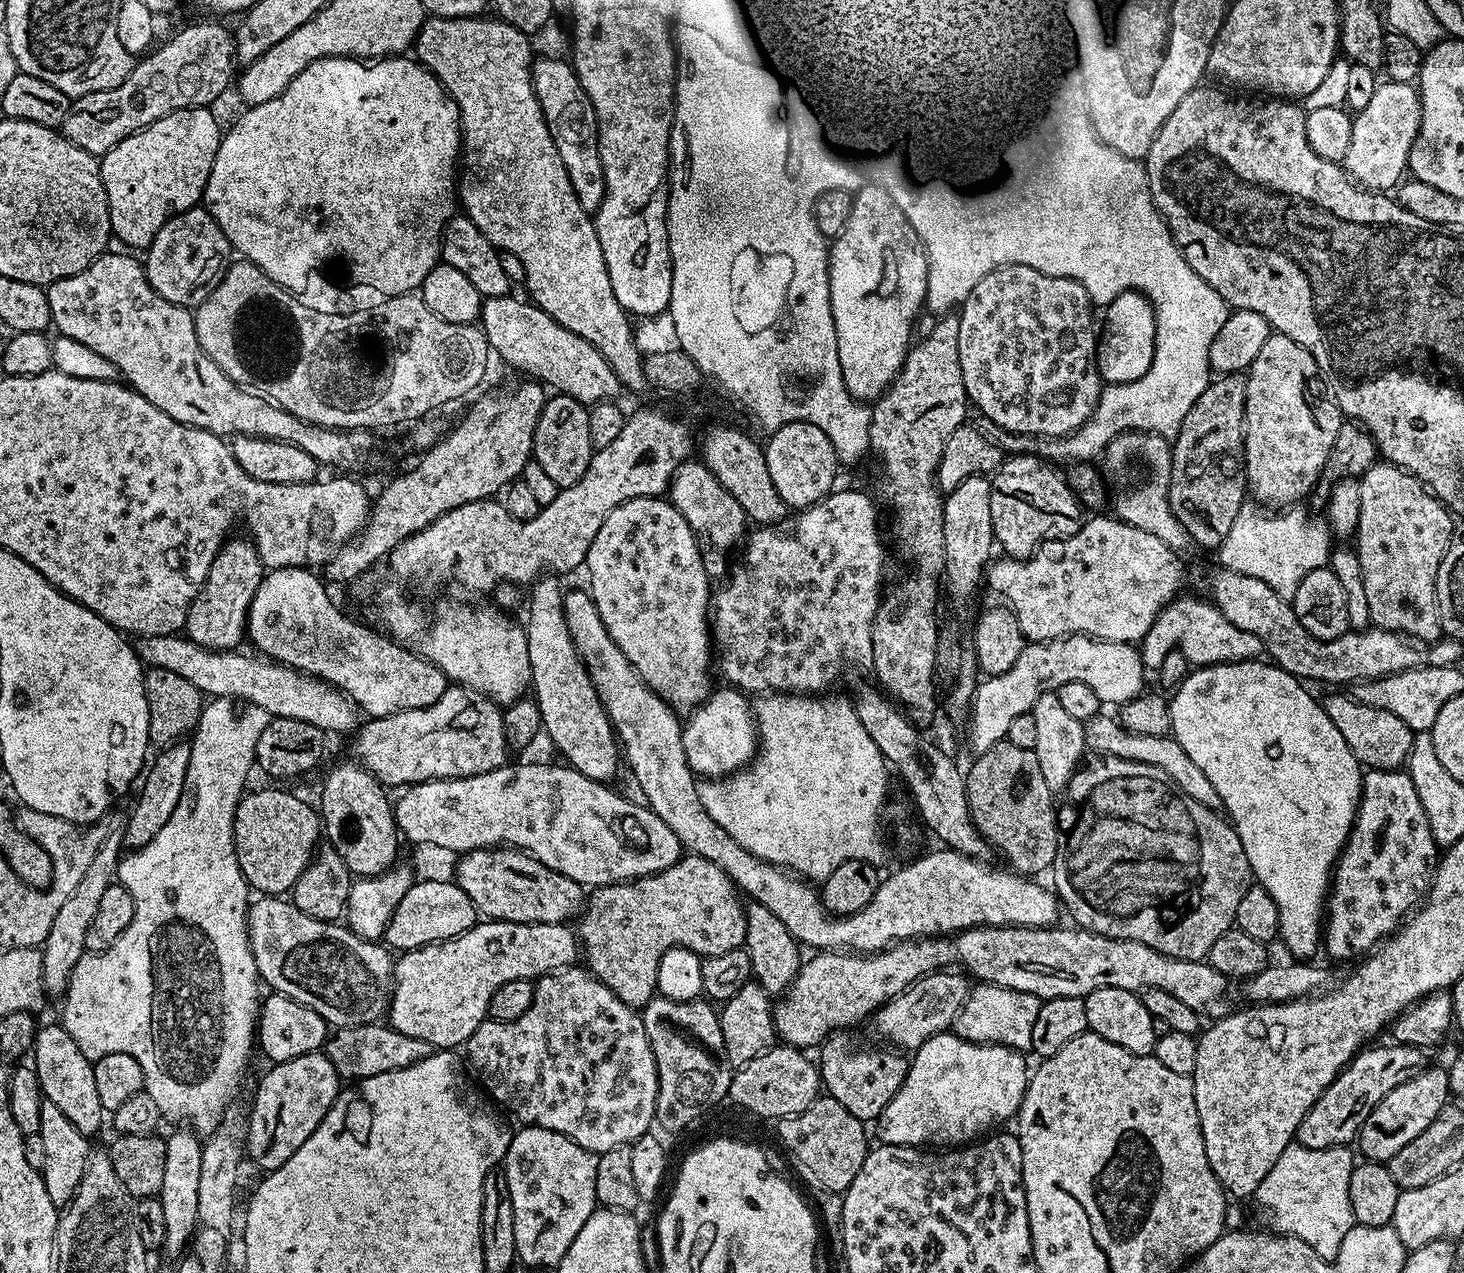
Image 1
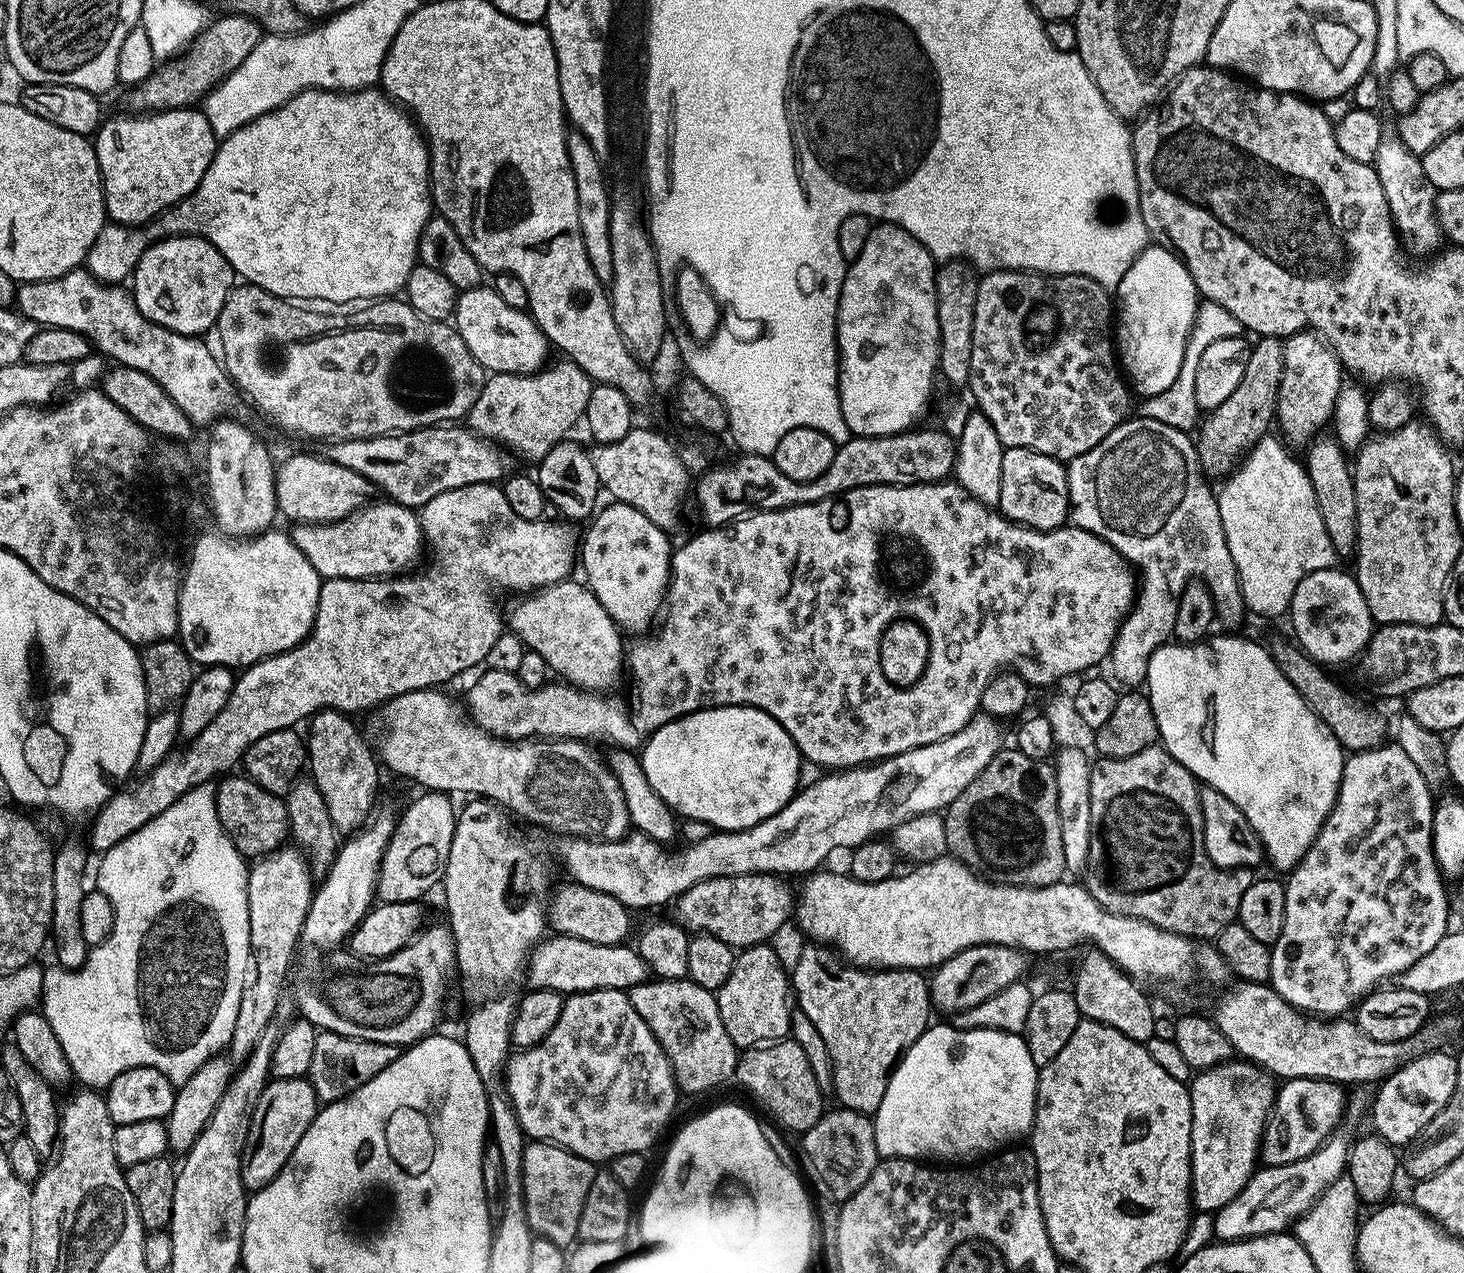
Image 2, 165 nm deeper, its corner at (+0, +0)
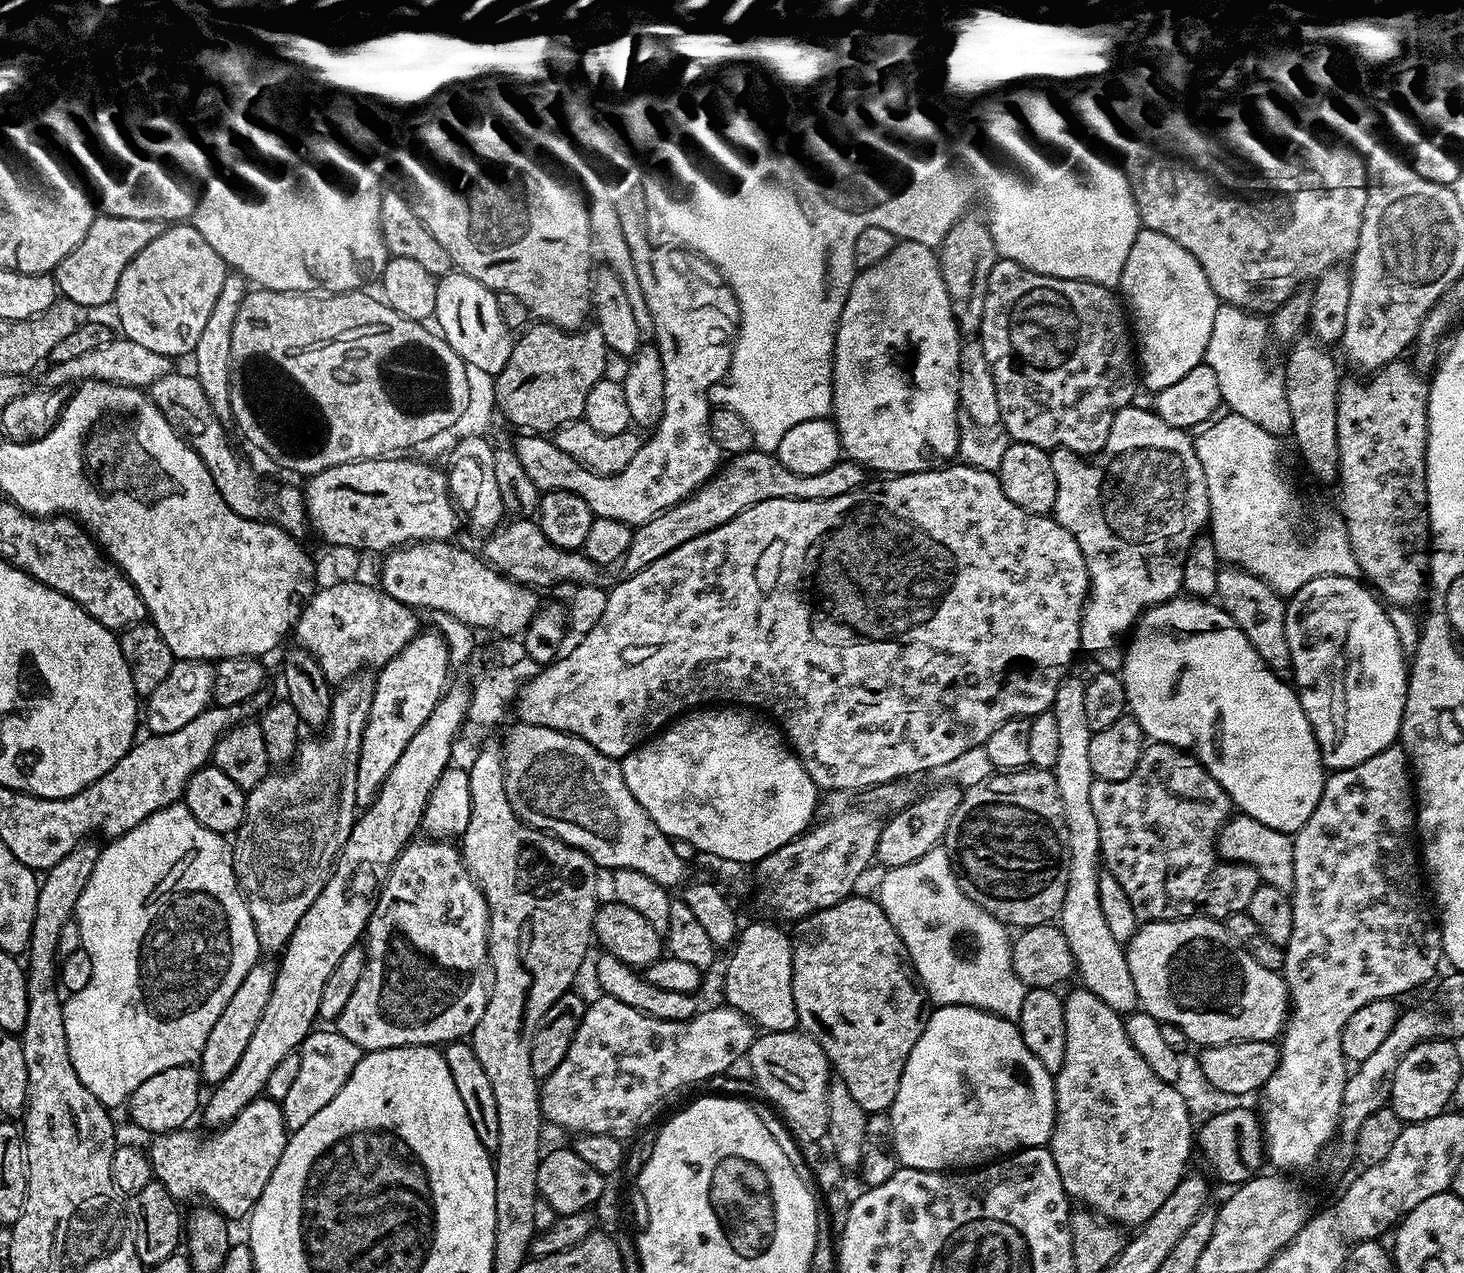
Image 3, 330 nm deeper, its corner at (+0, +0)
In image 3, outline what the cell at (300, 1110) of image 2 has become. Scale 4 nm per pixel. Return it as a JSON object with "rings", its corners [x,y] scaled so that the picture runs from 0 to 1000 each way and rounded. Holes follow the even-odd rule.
{"rings":[[[182,863],[171,864],[158,881],[152,884],[144,891],[136,892],[129,888],[113,889],[106,893],[104,899],[100,899],[101,912],[104,914],[104,922],[111,932],[122,944],[134,943],[141,948],[147,949],[156,959],[169,956],[172,948],[176,944],[179,935],[182,935],[182,929],[184,929],[184,922],[187,922],[187,916],[190,916],[190,910],[193,910],[193,903],[195,903],[198,887],[194,881],[194,871],[189,865]]]}

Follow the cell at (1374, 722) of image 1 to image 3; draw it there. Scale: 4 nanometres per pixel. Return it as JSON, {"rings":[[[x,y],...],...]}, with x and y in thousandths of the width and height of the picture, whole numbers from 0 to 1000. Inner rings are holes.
{"rings":[[[841,445],[834,445],[832,449],[831,468],[836,481],[840,482],[840,485],[843,485],[846,495],[848,495],[851,501],[854,501],[854,507],[859,511],[862,520],[865,520],[865,523],[872,529],[879,529],[883,521],[877,497],[878,474],[876,469],[862,454]]]}

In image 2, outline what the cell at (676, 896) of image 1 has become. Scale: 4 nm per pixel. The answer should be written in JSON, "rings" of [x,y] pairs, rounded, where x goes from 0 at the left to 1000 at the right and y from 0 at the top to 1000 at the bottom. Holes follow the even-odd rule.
{"rings":[[[499,688],[499,690],[485,690],[482,693],[477,693],[474,696],[471,696],[471,699],[469,699],[465,704],[462,704],[460,708],[460,712],[462,712],[462,720],[461,722],[464,723],[465,727],[471,733],[473,734],[480,734],[482,735],[487,735],[490,737],[493,740],[496,740],[501,746],[508,746],[509,745],[514,745],[516,742],[520,742],[525,739],[527,739],[528,737],[527,734],[535,727],[536,725],[539,725],[540,720],[542,716],[542,701],[538,698],[536,692],[532,688]]]}

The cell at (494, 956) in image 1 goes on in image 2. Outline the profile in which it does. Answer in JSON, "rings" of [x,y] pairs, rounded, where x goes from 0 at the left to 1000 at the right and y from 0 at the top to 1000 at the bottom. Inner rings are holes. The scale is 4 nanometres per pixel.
{"rings":[[[382,734],[375,734],[364,745],[363,750],[361,752],[360,772],[363,776],[375,776],[383,781],[402,779],[403,778],[417,778],[417,776],[423,779],[427,778],[441,772],[444,767],[444,763],[436,747],[434,744],[429,744],[428,741],[408,743],[408,740],[400,740],[398,737]]]}

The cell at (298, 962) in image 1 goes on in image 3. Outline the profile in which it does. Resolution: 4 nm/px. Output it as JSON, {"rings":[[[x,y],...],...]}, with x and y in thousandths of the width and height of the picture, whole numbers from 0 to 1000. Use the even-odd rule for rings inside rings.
{"rings":[[[294,658],[282,659],[272,671],[269,680],[265,684],[265,690],[260,695],[258,715],[251,722],[250,730],[250,750],[251,755],[247,762],[247,768],[245,768],[245,775],[239,781],[239,787],[236,787],[236,793],[228,802],[229,810],[233,811],[242,822],[249,826],[258,826],[262,823],[277,823],[278,820],[294,820],[303,822],[316,818],[322,815],[324,806],[327,806],[327,800],[329,800],[329,793],[332,793],[332,787],[335,782],[335,758],[333,756],[333,710],[328,701],[327,696],[322,690],[320,681],[317,679],[314,665],[306,660]]]}

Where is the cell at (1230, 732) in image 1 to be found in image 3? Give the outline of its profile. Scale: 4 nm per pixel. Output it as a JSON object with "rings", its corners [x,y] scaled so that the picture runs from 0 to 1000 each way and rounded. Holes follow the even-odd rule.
{"rings":[[[807,467],[781,480],[781,484],[776,488],[776,492],[773,494],[772,502],[769,506],[766,533],[770,549],[770,559],[780,570],[782,579],[789,584],[801,584],[803,588],[814,591],[819,597],[820,602],[833,614],[835,621],[837,621],[842,632],[849,640],[857,643],[870,652],[884,655],[890,649],[892,643],[895,643],[895,639],[898,639],[898,633],[900,633],[900,627],[903,627],[906,604],[902,595],[902,587],[898,580],[898,573],[889,558],[888,550],[885,547],[885,541],[882,537],[876,537],[874,535],[876,533],[866,525],[865,520],[862,520],[859,511],[857,511],[857,507],[854,507],[854,501],[851,501],[851,498],[848,498],[848,495],[846,495],[843,485],[840,485],[840,482],[837,482],[833,474],[818,471],[816,468]]]}

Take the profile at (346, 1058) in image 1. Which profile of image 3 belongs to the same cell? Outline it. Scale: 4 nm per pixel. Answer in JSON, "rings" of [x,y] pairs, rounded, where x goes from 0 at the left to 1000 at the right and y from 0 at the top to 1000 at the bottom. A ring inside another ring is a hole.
{"rings":[[[229,809],[211,811],[204,826],[204,847],[193,865],[194,881],[198,888],[209,885],[209,881],[212,881],[212,878],[214,878],[214,875],[217,875],[217,872],[220,872],[220,869],[223,869],[223,866],[225,866],[225,863],[228,863],[228,859],[234,856],[234,853],[236,853],[236,847],[242,844],[242,837],[245,837],[247,829],[247,824]]]}

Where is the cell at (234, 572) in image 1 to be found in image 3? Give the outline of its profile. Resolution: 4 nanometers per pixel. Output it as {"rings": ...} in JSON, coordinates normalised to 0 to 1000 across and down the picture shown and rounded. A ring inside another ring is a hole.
{"rings":[[[156,213],[152,229],[149,231],[149,237],[146,237],[146,244],[143,244],[143,250],[138,262],[135,266],[135,272],[130,277],[130,283],[134,285],[133,295],[138,300],[138,307],[143,313],[143,319],[146,319],[146,325],[154,332],[158,330],[158,313],[157,313],[157,269],[160,259],[160,250],[163,250],[163,244],[165,244],[165,237],[169,233],[171,224],[163,214]]]}

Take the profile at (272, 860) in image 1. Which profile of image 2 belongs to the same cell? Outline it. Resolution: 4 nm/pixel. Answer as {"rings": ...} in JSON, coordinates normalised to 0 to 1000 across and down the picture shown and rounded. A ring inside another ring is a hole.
{"rings":[[[156,608],[148,616],[148,636],[154,655],[161,663],[164,672],[177,674],[189,668],[197,659],[197,637],[193,628],[176,617],[169,609]]]}

